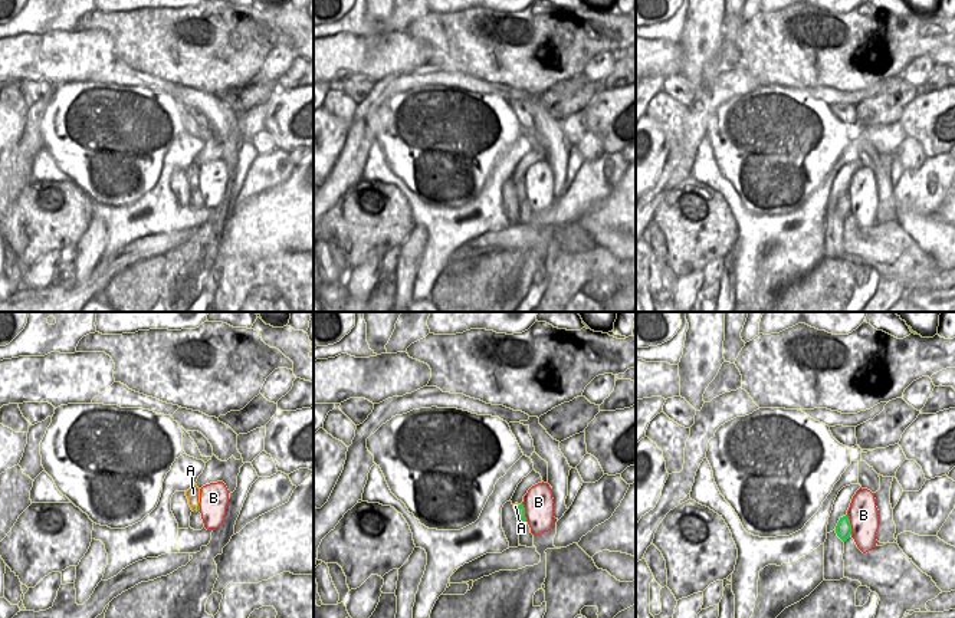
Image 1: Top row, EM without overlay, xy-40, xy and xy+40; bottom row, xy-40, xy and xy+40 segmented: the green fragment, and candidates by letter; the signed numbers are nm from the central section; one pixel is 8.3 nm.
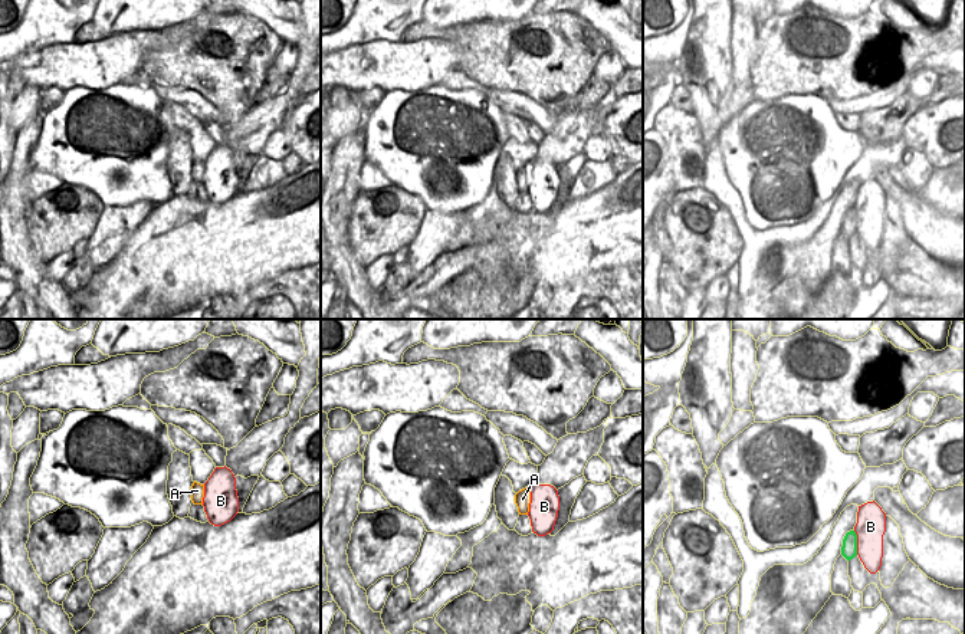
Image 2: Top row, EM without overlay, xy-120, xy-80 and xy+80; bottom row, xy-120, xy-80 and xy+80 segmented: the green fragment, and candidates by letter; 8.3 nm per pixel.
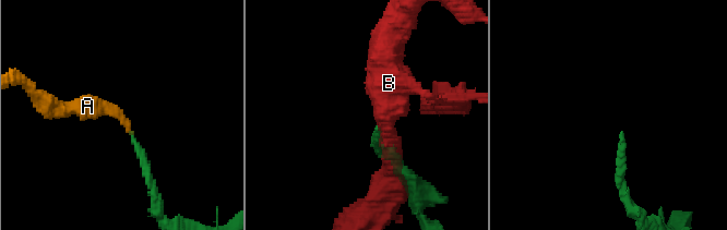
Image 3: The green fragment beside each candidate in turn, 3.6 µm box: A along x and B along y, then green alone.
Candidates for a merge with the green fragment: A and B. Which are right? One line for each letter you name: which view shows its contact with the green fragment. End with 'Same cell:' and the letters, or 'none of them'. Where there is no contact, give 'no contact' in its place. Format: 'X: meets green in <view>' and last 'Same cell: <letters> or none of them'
A: meets green in xy
Same cell: A

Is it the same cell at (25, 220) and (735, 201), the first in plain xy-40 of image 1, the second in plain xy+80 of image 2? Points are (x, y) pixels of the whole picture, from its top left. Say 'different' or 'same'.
different

